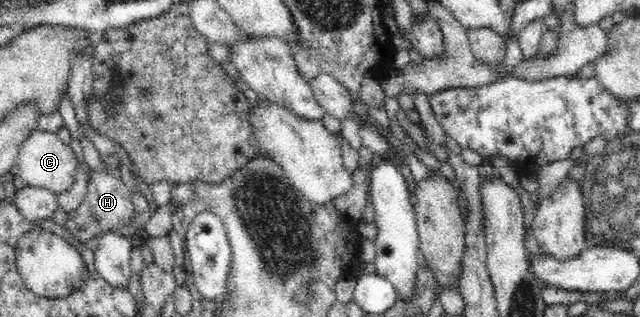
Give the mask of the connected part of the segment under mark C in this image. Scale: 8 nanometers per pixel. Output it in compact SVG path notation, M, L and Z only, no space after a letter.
M34 130L26 143L22 143L17 157L19 179L26 186L44 188L57 194L70 189L76 173L76 155L71 147L62 142L56 132Z

